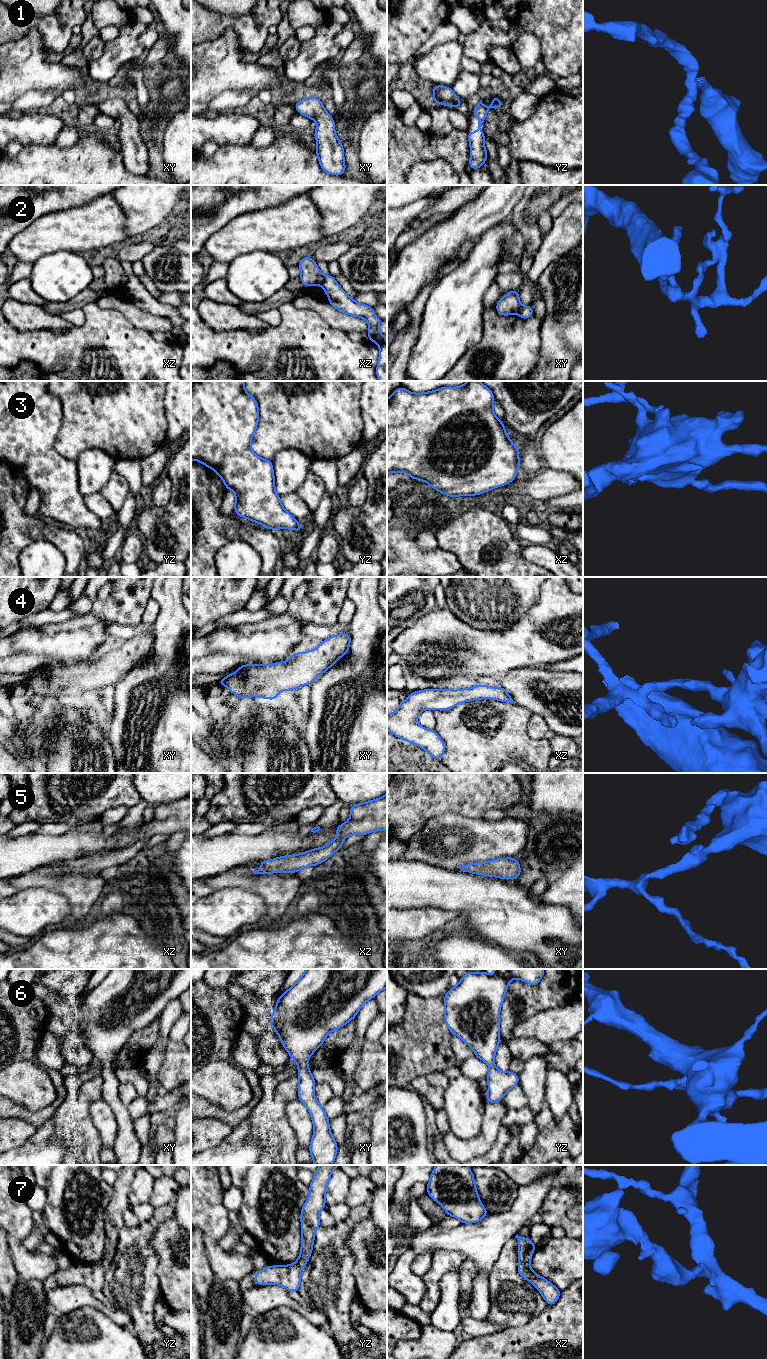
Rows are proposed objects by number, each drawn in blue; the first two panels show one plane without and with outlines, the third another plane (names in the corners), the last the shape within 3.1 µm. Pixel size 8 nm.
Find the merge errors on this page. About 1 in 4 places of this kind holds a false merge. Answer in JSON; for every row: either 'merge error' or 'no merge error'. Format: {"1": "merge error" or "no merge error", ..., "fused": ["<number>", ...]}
{"1": "no merge error", "2": "merge error", "3": "no merge error", "4": "no merge error", "5": "no merge error", "6": "no merge error", "7": "no merge error", "fused": ["2"]}

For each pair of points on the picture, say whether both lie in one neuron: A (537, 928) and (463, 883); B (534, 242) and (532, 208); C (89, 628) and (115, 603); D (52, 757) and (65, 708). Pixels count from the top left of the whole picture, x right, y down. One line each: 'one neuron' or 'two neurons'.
A: one neuron
B: two neurons
C: two neurons
D: two neurons

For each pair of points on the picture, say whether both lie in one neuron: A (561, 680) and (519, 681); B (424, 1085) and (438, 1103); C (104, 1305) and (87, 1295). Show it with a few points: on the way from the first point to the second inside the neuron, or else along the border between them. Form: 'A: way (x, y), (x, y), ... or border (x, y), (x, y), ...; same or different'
A: way (551, 680), (545, 680), (539, 676), (529, 681); same
B: way (428, 1089), (435, 1099); same
C: way (100, 1303), (96, 1299), (91, 1298); same

